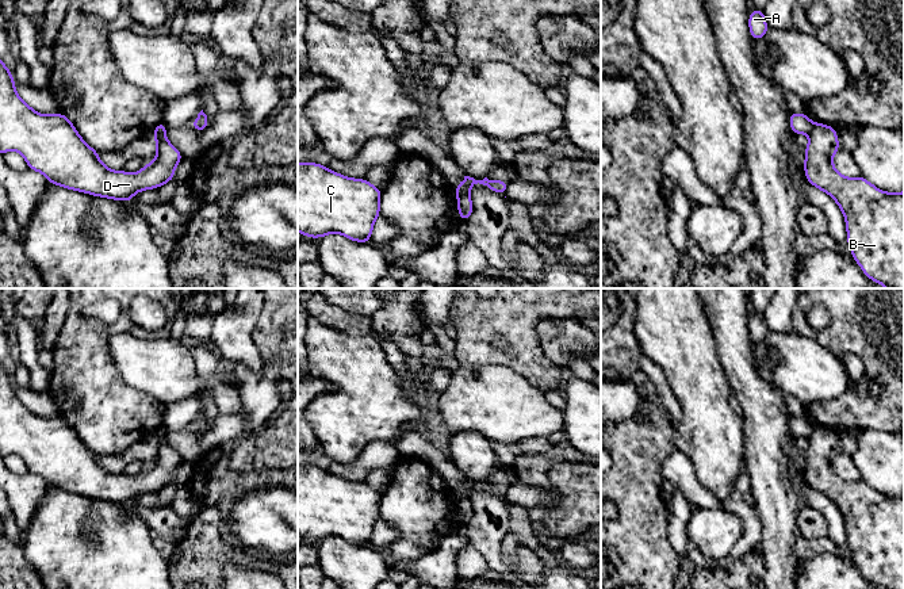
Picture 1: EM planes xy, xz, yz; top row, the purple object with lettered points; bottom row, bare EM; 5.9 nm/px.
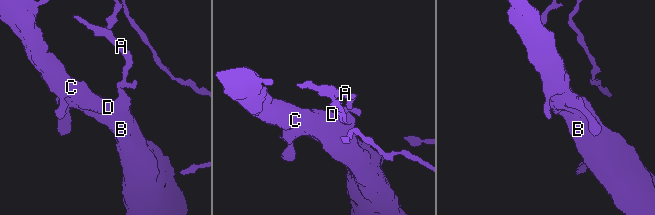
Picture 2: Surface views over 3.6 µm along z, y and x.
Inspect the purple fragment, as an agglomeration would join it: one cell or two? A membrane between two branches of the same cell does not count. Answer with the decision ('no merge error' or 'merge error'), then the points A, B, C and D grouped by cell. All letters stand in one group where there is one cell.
merge error; groups A / B C D

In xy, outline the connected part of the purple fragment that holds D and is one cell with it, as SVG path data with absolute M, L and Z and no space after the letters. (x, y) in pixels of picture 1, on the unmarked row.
M0 362L0 456L19 455L28 471L43 477L49 487L68 493L115 504L133 504L135 496L160 492L172 485L175 470L184 462L183 458L166 443L165 435L154 437L157 460L139 475L110 474L100 463L99 455L92 452L76 435L74 428L62 417L42 418L22 403L15 393L12 375Z

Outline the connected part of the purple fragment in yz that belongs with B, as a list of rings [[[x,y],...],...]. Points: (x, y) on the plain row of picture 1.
[[[816,427],[809,436],[809,447],[805,454],[804,474],[807,485],[827,496],[840,510],[846,521],[847,547],[853,562],[859,567],[863,577],[874,586],[882,589],[904,589],[904,494],[885,496],[874,490],[865,481],[844,481],[832,468],[832,459],[838,456],[838,436],[832,429]]]

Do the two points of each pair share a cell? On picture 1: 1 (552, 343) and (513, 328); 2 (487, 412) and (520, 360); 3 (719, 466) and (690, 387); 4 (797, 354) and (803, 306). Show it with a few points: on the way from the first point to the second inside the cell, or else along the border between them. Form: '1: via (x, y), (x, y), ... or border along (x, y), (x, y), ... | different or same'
1: border along (546, 317), (536, 335), (556, 364) | different
2: border along (483, 364), (506, 364), (540, 389) | different
3: via (715, 447), (709, 433), (705, 406) | same
4: border along (795, 332), (814, 337), (828, 350) | different

